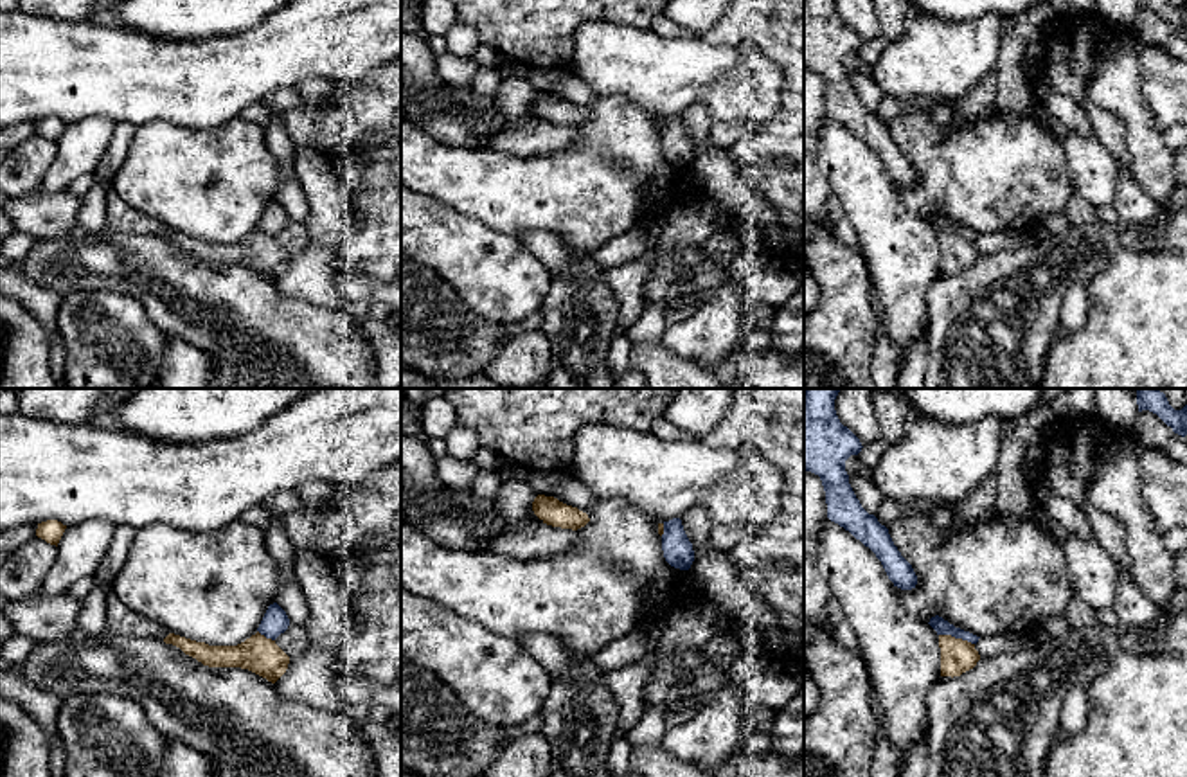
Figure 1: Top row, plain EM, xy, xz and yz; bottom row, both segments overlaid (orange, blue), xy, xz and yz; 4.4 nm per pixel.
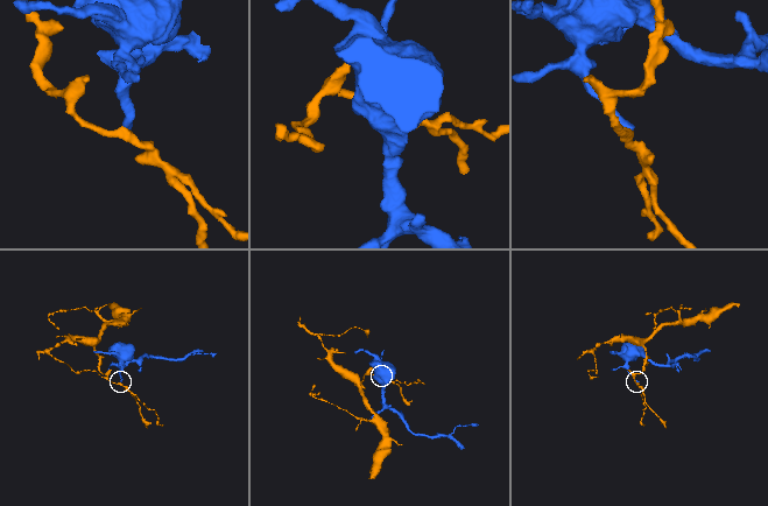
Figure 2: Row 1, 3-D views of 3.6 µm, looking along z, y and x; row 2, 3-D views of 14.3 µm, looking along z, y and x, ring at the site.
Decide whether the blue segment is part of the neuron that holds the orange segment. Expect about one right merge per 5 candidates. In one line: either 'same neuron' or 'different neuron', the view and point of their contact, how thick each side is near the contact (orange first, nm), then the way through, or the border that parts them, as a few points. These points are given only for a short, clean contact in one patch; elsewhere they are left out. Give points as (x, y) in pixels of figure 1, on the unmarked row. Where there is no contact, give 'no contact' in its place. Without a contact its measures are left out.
different neuron; contact yz (957, 236); calibres 150 and 70 nm; border yz (939, 231), (950, 231), (973, 241)

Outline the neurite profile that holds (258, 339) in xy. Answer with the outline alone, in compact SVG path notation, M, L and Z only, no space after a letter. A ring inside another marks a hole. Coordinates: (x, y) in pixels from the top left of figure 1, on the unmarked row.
M76 227L40 241L18 268L32 284L59 297L74 290L110 290L133 297L162 333L183 338L212 358L219 388L376 388L372 347L353 315L286 299L266 275L241 264L203 263L164 237L120 230L88 234Z

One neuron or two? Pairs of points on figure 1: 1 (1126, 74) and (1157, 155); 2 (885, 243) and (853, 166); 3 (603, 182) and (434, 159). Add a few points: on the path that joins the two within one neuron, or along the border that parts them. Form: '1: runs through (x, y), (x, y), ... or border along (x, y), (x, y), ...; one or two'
1: runs through (1126, 94), (1142, 135); one
2: runs through (883, 223), (862, 186); one
3: runs through (562, 182), (475, 182); one

